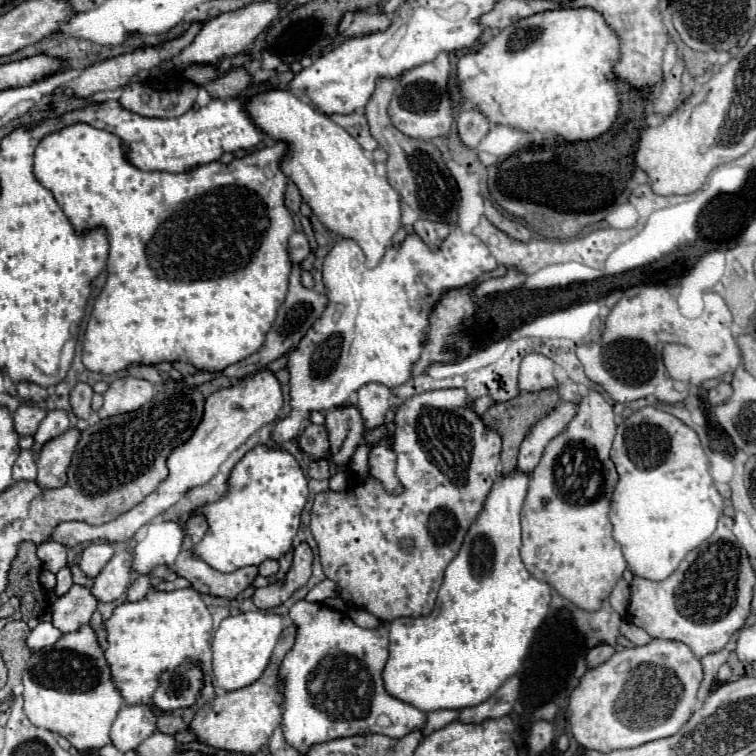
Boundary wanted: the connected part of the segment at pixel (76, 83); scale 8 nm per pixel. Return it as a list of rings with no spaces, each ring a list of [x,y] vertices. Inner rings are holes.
[[[192,24],[190,30],[188,30],[184,36],[176,38],[176,40],[170,40],[170,42],[164,42],[164,44],[158,44],[158,46],[146,46],[146,48],[140,48],[140,50],[130,52],[130,54],[122,54],[122,56],[116,56],[116,58],[108,58],[108,60],[96,62],[96,64],[88,66],[78,78],[70,80],[68,84],[62,84],[60,90],[72,88],[72,92],[74,92],[76,98],[92,98],[96,92],[118,90],[118,88],[130,84],[132,80],[146,76],[148,72],[152,72],[154,68],[158,68],[162,62],[166,62],[168,58],[172,58],[172,56],[176,56],[180,50],[184,50],[184,48],[194,40],[194,36],[198,34],[200,28],[202,28],[202,24]]]

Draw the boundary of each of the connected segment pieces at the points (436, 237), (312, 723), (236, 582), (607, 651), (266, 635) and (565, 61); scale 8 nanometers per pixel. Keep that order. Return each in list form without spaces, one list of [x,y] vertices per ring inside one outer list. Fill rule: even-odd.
[[[418,220],[414,224],[414,230],[428,244],[430,250],[438,250],[440,244],[442,244],[442,240],[450,234],[450,228],[446,224],[430,222],[430,220]]]
[[[300,600],[290,612],[290,620],[296,626],[296,642],[292,650],[284,656],[280,664],[282,684],[282,732],[286,742],[298,752],[308,752],[320,742],[330,742],[338,738],[358,736],[358,734],[384,734],[388,738],[402,738],[412,730],[422,730],[426,726],[426,712],[406,704],[398,698],[392,698],[384,690],[382,668],[388,658],[388,630],[380,624],[374,630],[356,626],[346,614],[332,610],[324,604],[314,604]],[[380,716],[388,716],[388,726],[376,726]]]
[[[196,514],[194,518],[190,518],[190,538],[186,540],[186,546],[182,546],[182,552],[178,554],[172,570],[178,574],[178,576],[184,576],[186,580],[192,582],[192,588],[196,588],[200,594],[208,594],[208,596],[218,596],[218,598],[228,598],[228,600],[234,600],[246,586],[254,584],[254,588],[260,588],[260,586],[266,586],[268,584],[268,578],[264,576],[258,576],[258,566],[244,566],[244,568],[238,568],[236,572],[230,572],[230,574],[222,574],[218,570],[214,570],[212,566],[208,566],[206,562],[202,562],[196,554],[194,554],[194,546],[204,538],[208,530],[208,522],[204,516]]]
[[[598,644],[598,646],[590,648],[588,654],[586,654],[588,666],[600,666],[600,664],[606,662],[614,652],[616,652],[616,648],[610,646],[610,644]]]
[[[242,612],[224,618],[212,640],[212,652],[214,652],[212,670],[216,686],[220,690],[238,690],[256,682],[262,676],[272,656],[272,650],[282,634],[282,628],[284,628],[282,616],[272,612]]]
[[[590,8],[582,10],[550,10],[524,18],[504,28],[476,52],[464,54],[456,66],[456,86],[462,102],[470,102],[492,124],[510,126],[524,132],[542,132],[556,142],[592,140],[604,134],[618,116],[616,76],[612,72],[618,60],[618,36],[602,22],[602,16]]]

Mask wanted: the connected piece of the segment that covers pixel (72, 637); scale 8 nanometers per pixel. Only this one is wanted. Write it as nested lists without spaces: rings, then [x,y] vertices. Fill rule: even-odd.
[[[88,624],[72,634],[64,634],[54,646],[36,650],[28,660],[28,668],[24,670],[22,682],[24,682],[24,694],[22,694],[24,712],[34,726],[58,732],[78,750],[92,750],[110,744],[110,726],[120,710],[122,696],[118,694],[116,686],[110,680],[110,668],[106,666],[104,652],[96,644],[96,634]]]

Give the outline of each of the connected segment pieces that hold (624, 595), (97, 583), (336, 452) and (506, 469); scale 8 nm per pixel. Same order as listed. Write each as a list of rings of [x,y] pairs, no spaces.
[[[620,580],[616,586],[614,586],[614,590],[612,590],[612,594],[610,594],[610,604],[612,604],[612,608],[620,614],[620,616],[626,616],[626,610],[628,610],[628,604],[630,604],[630,584],[626,582],[626,580]]]
[[[130,552],[114,554],[114,558],[94,578],[94,584],[90,588],[92,596],[100,602],[118,600],[130,584],[130,574],[132,574],[132,570],[130,570]]]
[[[344,404],[326,412],[326,430],[330,436],[330,456],[338,468],[346,468],[354,450],[362,444],[362,418],[354,404]]]
[[[548,388],[548,390],[542,390],[542,392],[522,392],[518,398],[510,400],[510,402],[504,402],[504,404],[494,404],[486,414],[500,414],[500,424],[496,426],[498,428],[498,434],[502,438],[502,474],[508,476],[516,470],[516,456],[518,456],[518,448],[522,444],[522,440],[528,436],[528,432],[532,430],[532,426],[542,420],[548,412],[552,412],[556,406],[560,404],[560,396],[556,392],[556,388]]]

